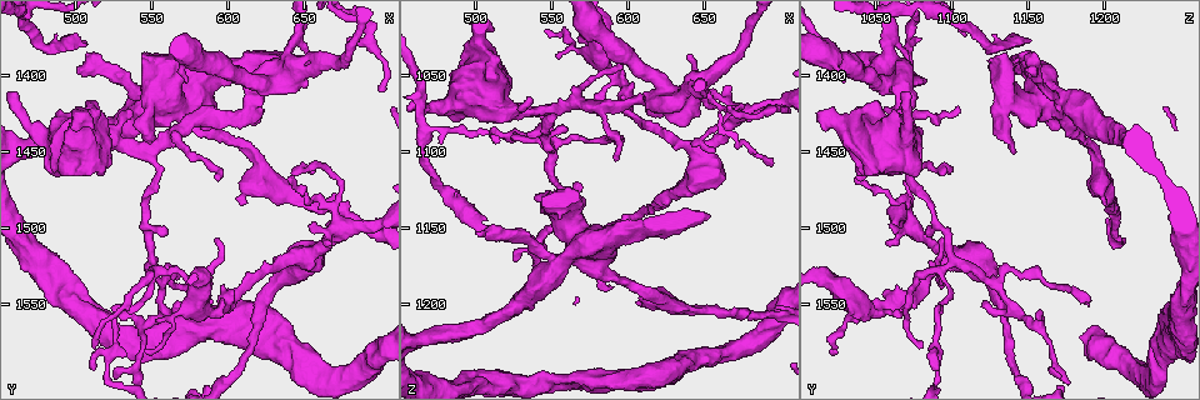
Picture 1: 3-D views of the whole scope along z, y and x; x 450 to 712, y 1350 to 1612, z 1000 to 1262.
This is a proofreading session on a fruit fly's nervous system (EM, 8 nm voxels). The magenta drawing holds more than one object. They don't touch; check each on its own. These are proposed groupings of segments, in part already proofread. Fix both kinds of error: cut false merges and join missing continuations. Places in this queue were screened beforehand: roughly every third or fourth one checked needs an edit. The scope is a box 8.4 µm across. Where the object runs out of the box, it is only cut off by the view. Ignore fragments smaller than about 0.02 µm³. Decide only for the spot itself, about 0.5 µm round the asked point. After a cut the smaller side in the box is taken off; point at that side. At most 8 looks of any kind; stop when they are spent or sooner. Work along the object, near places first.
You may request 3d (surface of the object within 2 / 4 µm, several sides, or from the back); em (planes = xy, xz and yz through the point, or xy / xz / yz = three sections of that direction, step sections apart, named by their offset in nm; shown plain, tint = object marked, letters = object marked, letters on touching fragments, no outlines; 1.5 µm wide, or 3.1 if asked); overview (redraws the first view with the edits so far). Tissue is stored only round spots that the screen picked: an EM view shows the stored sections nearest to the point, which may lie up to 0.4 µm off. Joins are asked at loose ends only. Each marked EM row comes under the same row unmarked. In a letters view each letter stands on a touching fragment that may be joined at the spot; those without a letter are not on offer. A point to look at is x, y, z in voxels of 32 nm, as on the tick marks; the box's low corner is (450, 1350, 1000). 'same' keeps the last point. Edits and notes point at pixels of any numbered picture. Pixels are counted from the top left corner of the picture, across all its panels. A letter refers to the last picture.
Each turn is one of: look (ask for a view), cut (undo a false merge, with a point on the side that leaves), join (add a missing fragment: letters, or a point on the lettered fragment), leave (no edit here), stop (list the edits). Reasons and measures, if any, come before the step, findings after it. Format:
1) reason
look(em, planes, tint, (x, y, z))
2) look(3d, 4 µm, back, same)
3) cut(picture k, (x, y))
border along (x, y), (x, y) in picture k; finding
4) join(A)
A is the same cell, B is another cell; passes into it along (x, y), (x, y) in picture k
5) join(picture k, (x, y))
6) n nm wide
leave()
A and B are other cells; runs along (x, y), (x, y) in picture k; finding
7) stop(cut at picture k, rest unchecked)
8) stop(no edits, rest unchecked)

free end
look(3d, 4 µm, (590, 1548, 1188))

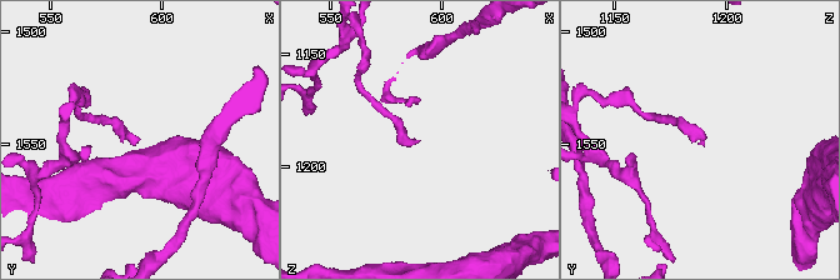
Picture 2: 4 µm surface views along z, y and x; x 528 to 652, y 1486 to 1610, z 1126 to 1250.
now the EM
look(em, xz, step 4, tint, (589, 1549, 1188))

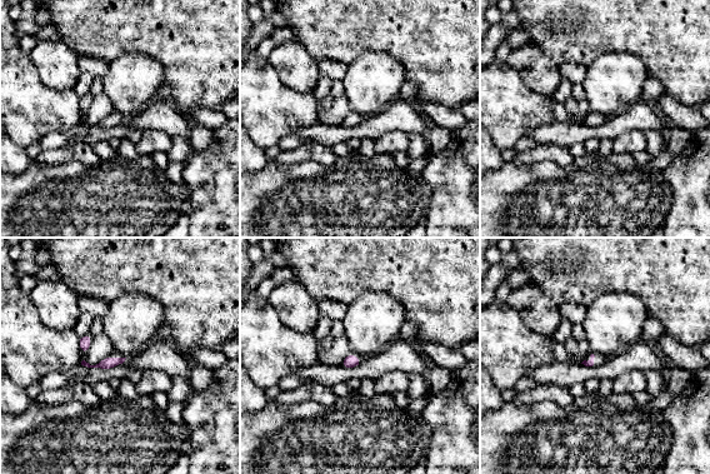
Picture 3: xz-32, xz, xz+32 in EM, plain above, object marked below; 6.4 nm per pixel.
cut it another way
look(em, planes, letters, same)

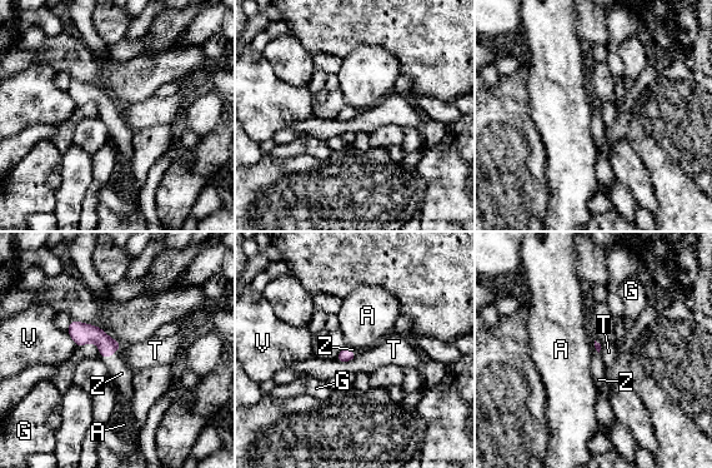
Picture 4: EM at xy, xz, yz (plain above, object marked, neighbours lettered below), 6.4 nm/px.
join(Z)
Z is the same cell, A, G, T and V are other cells; passes into it along (81, 333), (109, 356), (121, 373) in picture 4; the neuron continues

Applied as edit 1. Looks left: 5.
tapers out
look(3d, 2 µm, (546, 1578, 1020))

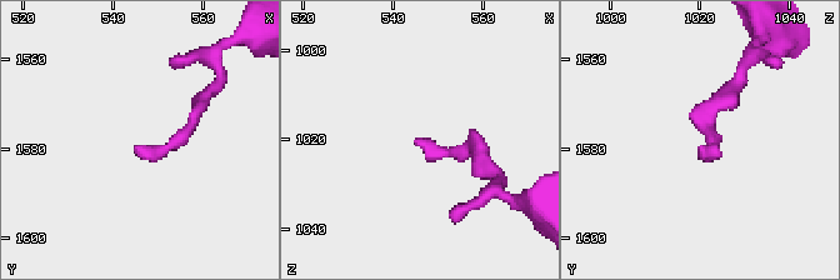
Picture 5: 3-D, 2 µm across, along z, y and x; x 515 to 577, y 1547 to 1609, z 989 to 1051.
need the tissue
look(em, xy, step 8, letters, (545, 1579, 1020))

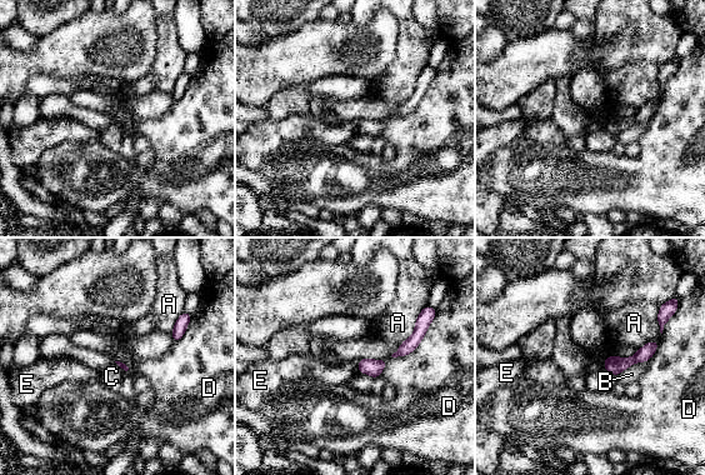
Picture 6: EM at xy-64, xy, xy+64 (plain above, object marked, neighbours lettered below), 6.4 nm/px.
leave()
A, B, C, D and E are other cells; border along (114, 361), (125, 374) in picture 6; no lettered fragment goes on from it

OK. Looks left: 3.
branch stops here
look(3d, 4 µm, (534, 1422, 1064))

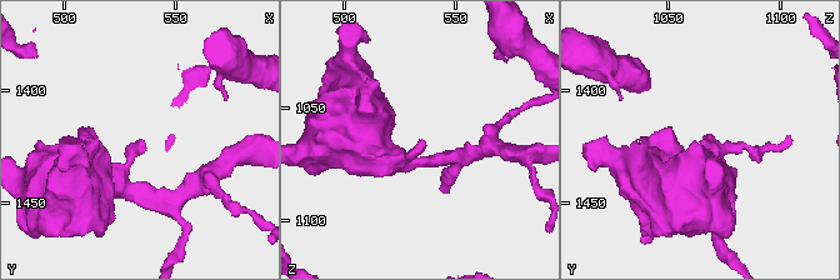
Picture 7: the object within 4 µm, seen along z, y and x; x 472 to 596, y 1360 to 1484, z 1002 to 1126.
shape alone is not enough
look(em, yz, step 4, tint, (535, 1423, 1064))

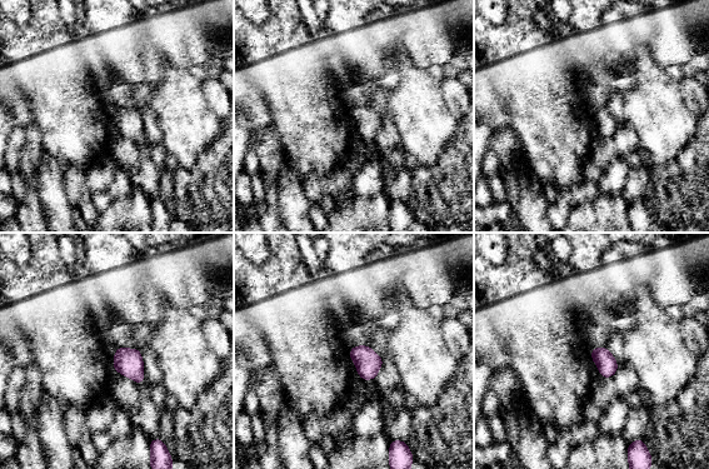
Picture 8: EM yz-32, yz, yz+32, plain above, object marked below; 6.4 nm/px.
look(em, planes, letters, same)

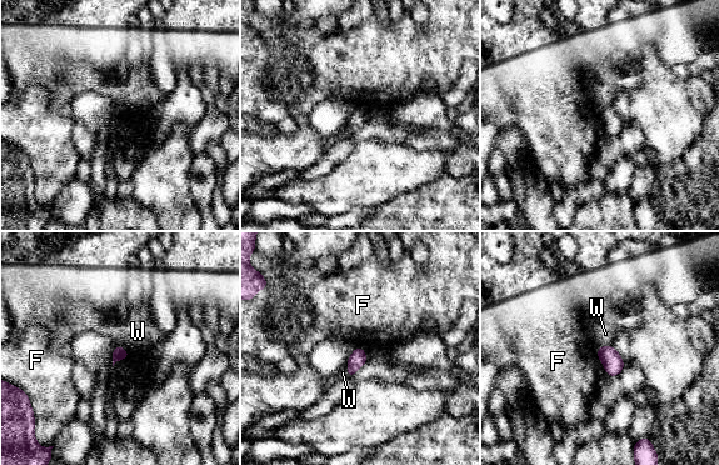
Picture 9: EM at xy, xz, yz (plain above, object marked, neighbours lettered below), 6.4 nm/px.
leave()
F and W are other cells; no lettered fragment goes on from it

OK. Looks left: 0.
stop(join at picture 4, rest unchecked)

